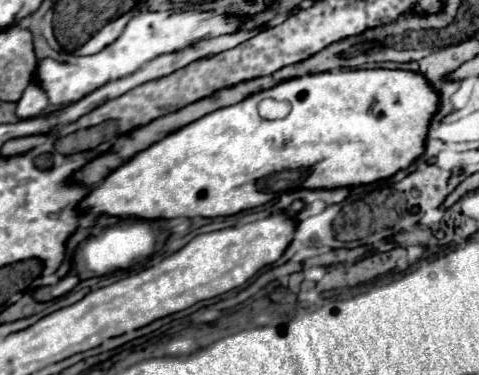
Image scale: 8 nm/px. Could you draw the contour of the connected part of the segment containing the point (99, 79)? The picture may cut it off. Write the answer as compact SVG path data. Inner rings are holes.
M143 12L139 16L133 16L133 20L127 24L125 32L105 50L101 50L97 56L85 56L85 58L75 58L73 62L55 62L51 58L43 60L37 66L35 78L39 74L39 84L49 96L51 104L65 104L65 102L75 102L87 96L89 92L97 90L101 84L107 84L111 80L125 78L139 70L145 62L167 54L167 52L177 52L183 50L199 40L221 36L221 34L231 34L239 26L239 20L233 16L225 14L191 14L191 12Z

